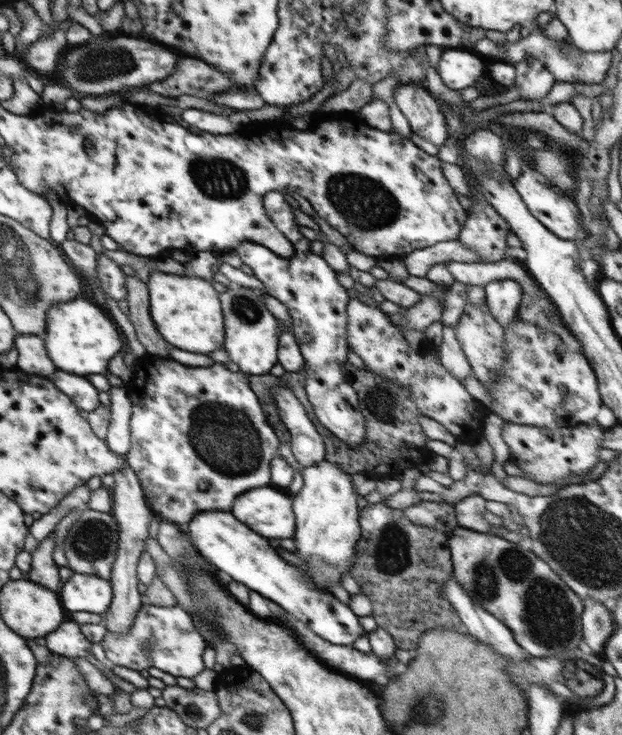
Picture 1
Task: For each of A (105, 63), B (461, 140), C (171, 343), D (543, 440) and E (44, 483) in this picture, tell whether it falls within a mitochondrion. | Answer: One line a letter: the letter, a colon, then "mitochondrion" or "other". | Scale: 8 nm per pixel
A: mitochondrion
B: other
C: other
D: other
E: other

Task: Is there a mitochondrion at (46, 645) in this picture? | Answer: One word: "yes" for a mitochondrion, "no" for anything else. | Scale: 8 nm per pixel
no

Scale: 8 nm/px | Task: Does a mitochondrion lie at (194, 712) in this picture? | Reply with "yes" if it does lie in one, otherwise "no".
yes

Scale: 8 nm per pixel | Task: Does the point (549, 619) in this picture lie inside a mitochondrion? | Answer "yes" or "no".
yes

